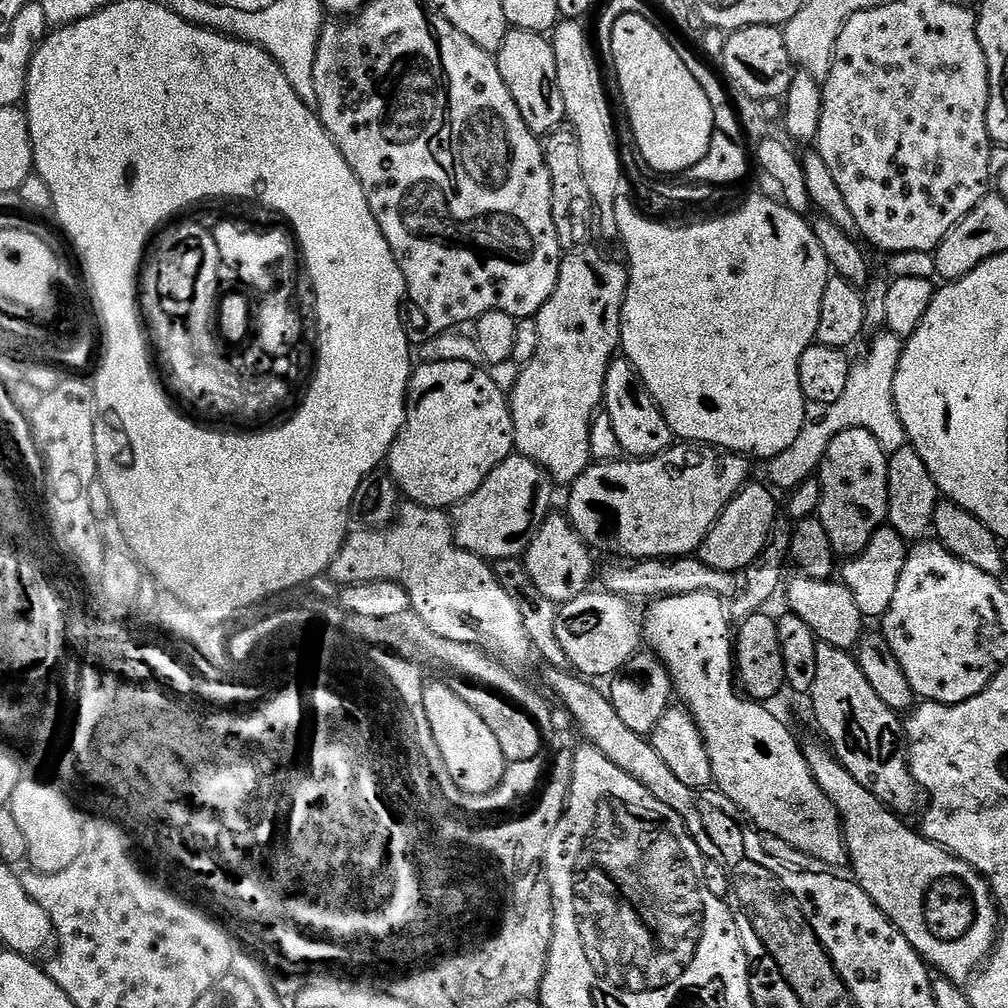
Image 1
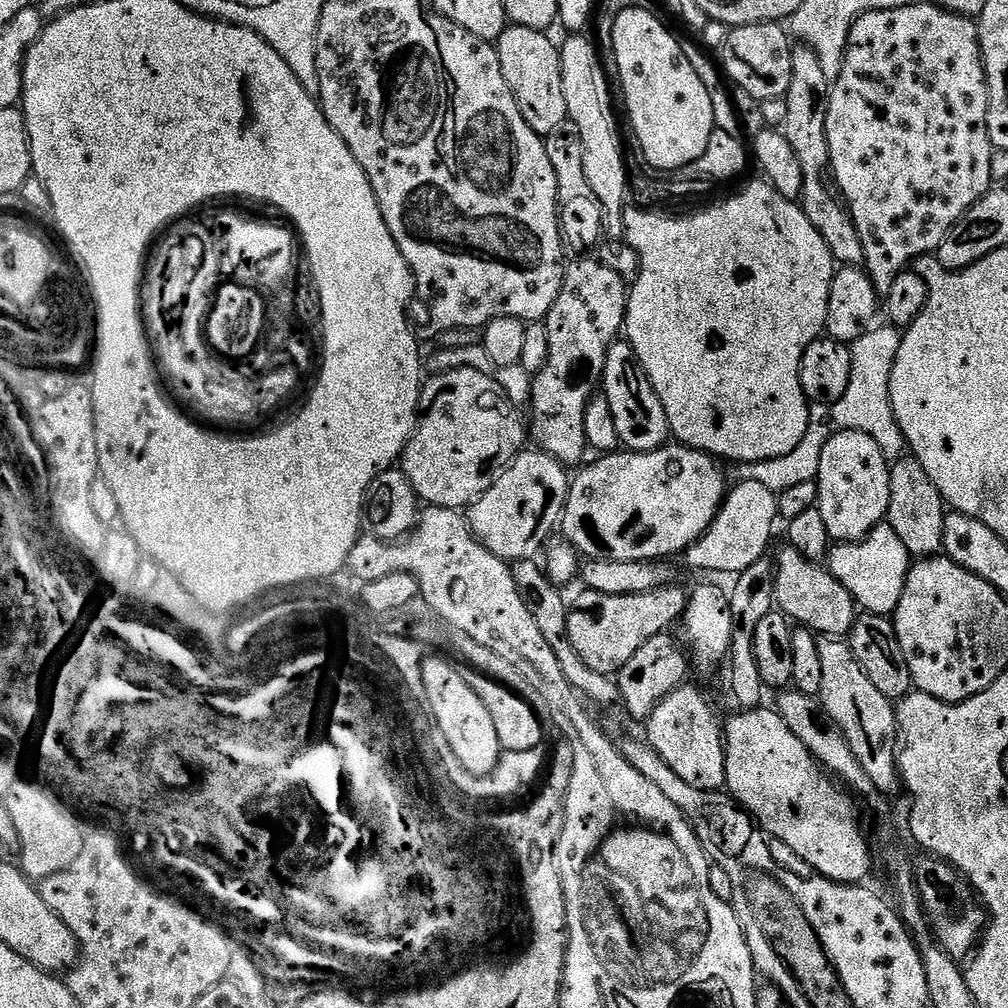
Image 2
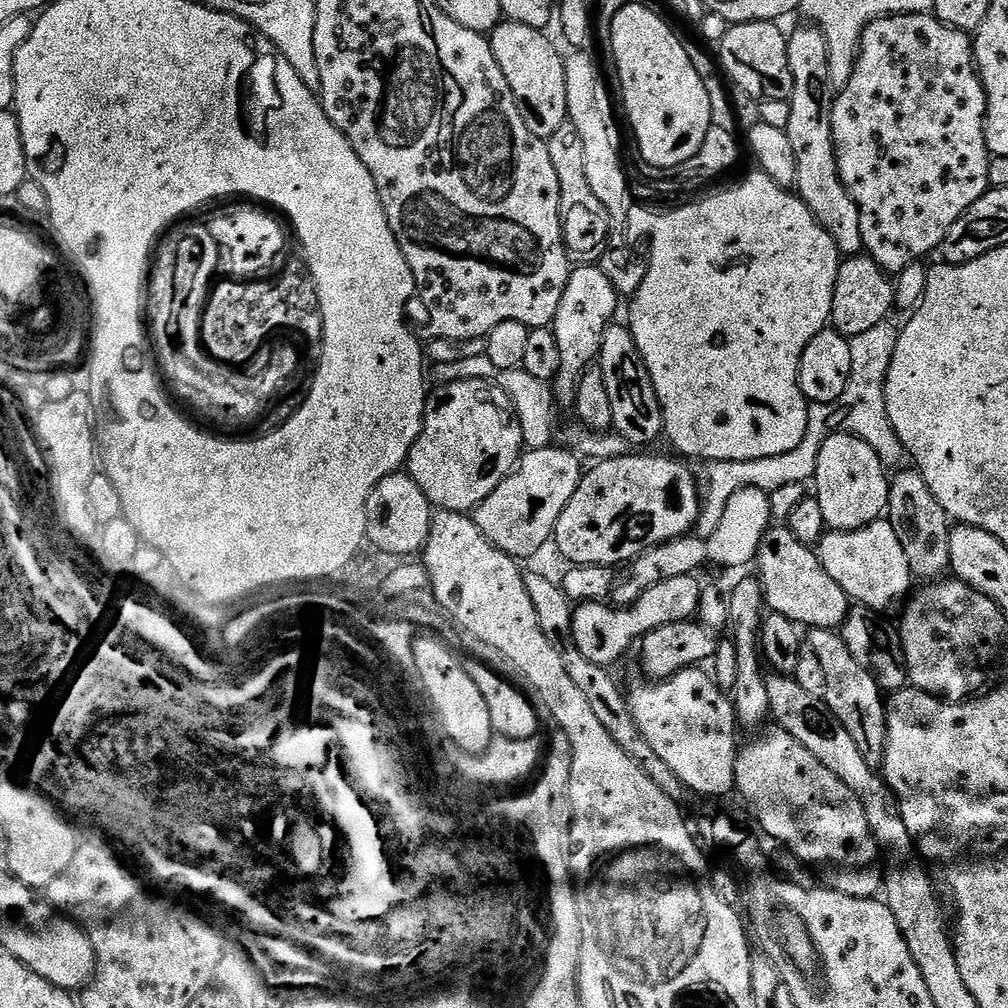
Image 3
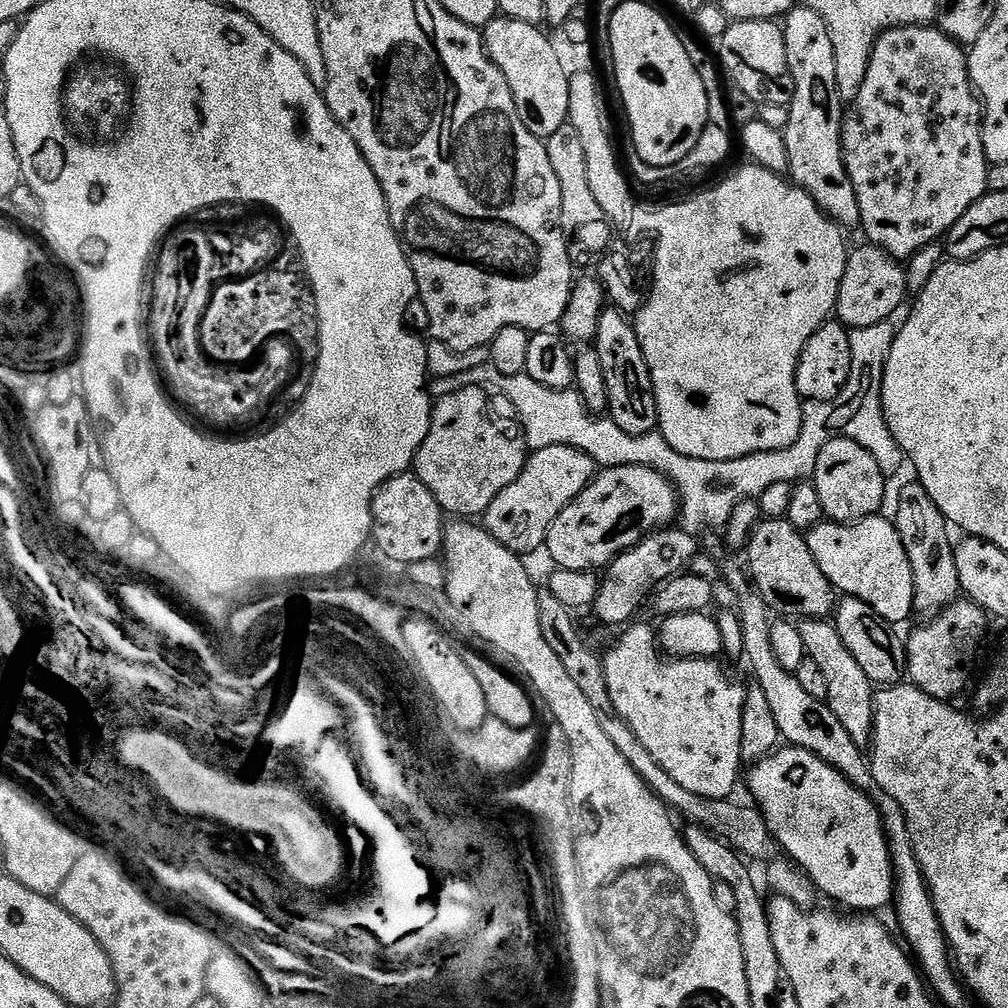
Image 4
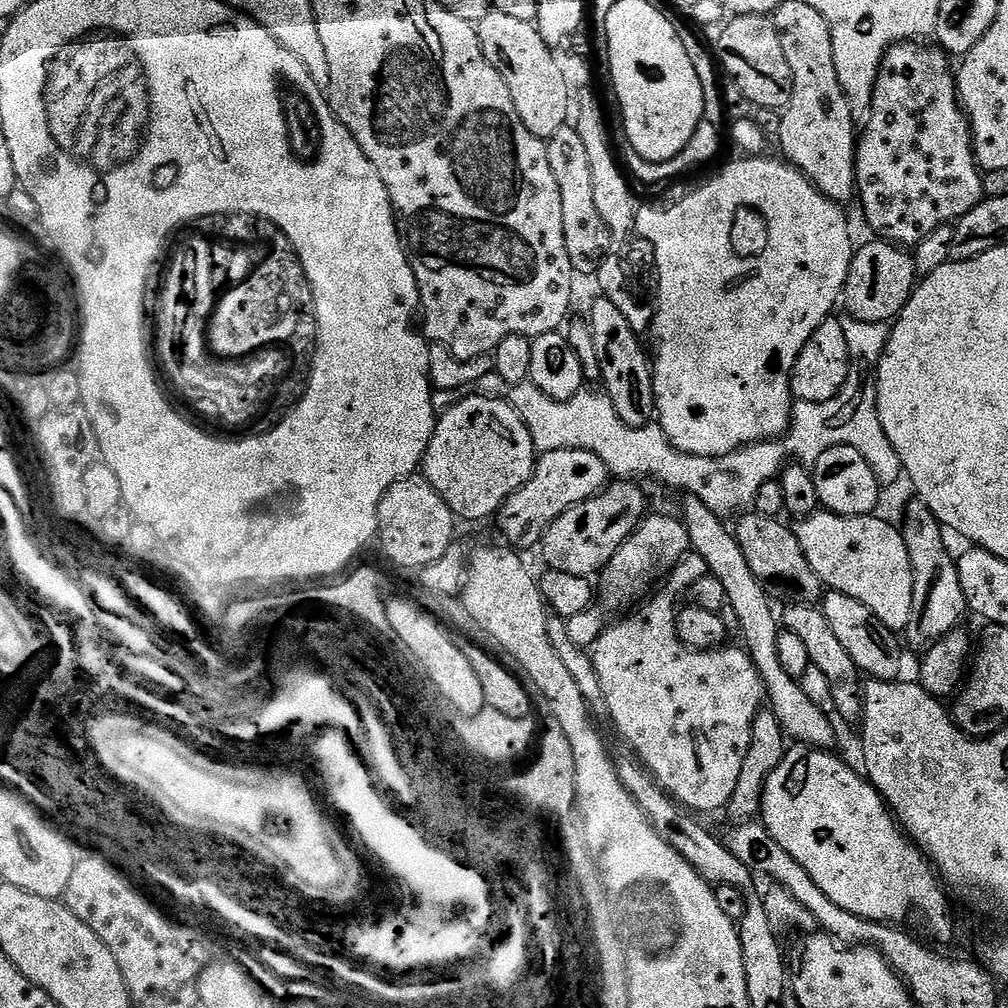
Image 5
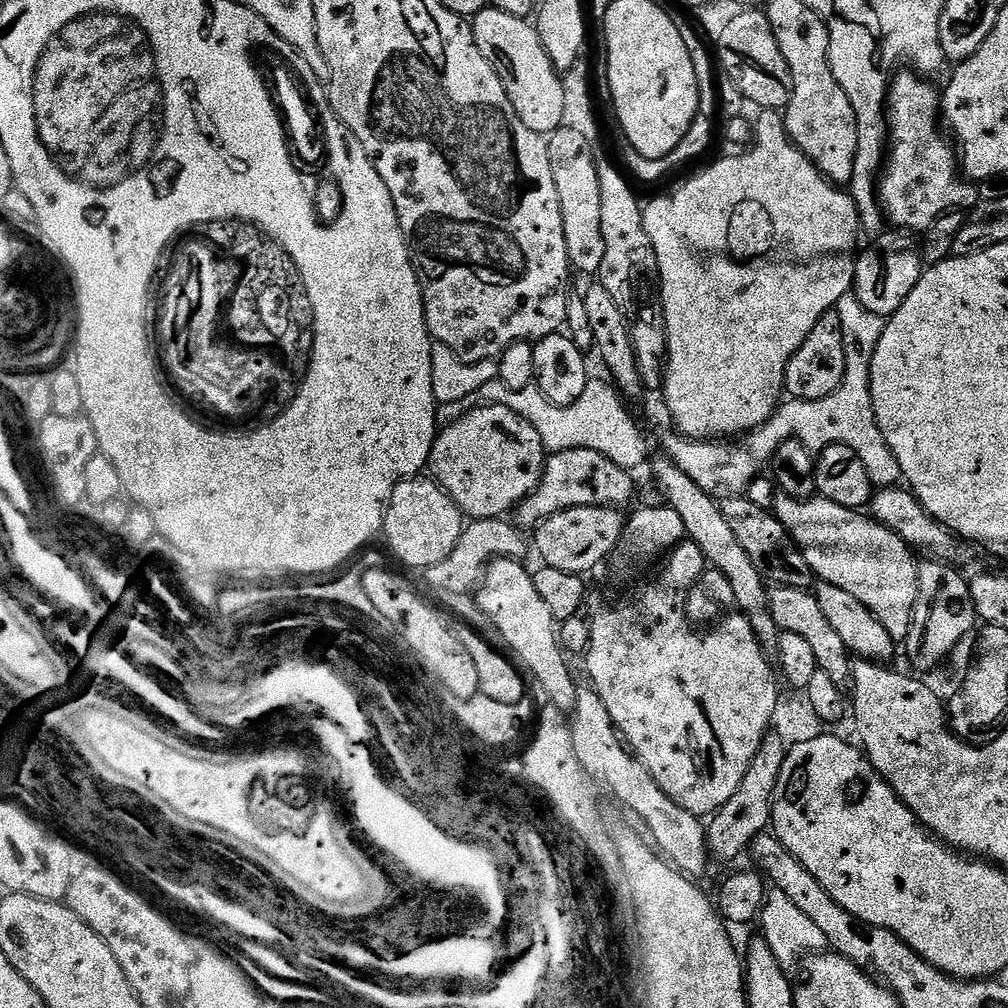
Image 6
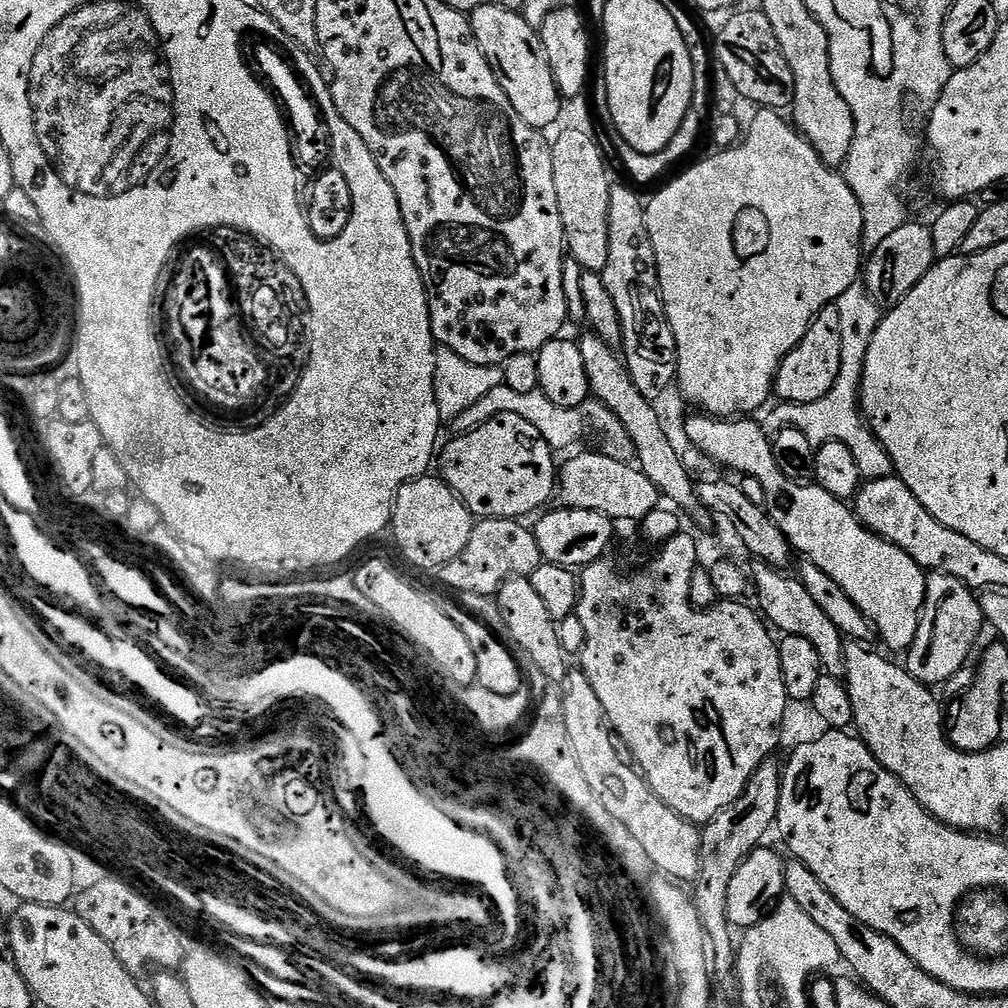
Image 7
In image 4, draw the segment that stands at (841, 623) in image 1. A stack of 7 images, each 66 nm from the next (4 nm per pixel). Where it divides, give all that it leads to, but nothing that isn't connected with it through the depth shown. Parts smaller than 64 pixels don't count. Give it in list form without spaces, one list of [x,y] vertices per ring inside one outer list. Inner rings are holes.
[[[787,518],[761,519],[752,531],[752,539],[746,545],[751,583],[767,602],[773,613],[784,618],[823,620],[835,613],[838,593],[822,574],[822,566],[810,554],[805,533],[800,532]],[[752,571],[752,576],[751,572]]]

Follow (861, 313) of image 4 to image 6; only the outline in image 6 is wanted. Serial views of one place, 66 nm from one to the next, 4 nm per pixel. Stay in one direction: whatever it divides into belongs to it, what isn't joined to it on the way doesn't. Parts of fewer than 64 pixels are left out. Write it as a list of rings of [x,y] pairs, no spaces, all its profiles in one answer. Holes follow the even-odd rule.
[[[884,234],[875,241],[873,248],[868,248],[859,253],[856,261],[856,283],[854,285],[854,295],[870,314],[878,314],[885,318],[890,318],[910,298],[910,290],[918,286],[921,276],[926,271],[926,265],[918,251],[911,235]]]

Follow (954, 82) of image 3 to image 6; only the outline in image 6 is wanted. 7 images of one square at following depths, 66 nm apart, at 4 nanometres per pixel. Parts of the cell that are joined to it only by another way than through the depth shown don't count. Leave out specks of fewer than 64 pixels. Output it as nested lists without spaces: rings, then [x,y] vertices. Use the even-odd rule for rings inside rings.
[[[916,70],[897,71],[888,85],[886,123],[886,159],[878,180],[878,195],[887,223],[896,227],[893,229],[903,230],[908,234],[923,234],[930,226],[934,226],[934,222],[938,222],[938,218],[942,218],[948,212],[971,210],[976,207],[977,185],[962,175],[957,149],[942,131],[942,92],[939,87],[935,88],[930,81],[923,80]]]

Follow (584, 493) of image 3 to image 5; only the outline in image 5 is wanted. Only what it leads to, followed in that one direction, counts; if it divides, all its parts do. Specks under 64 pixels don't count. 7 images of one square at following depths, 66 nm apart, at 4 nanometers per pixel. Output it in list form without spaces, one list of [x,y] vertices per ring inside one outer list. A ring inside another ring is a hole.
[[[628,478],[617,479],[597,496],[591,496],[589,500],[583,500],[581,504],[563,512],[548,527],[542,541],[547,567],[554,572],[592,578],[608,565],[610,558],[614,558],[614,550],[618,550],[618,546],[622,546],[622,542],[634,534],[649,511],[648,500],[636,484],[639,483]]]

